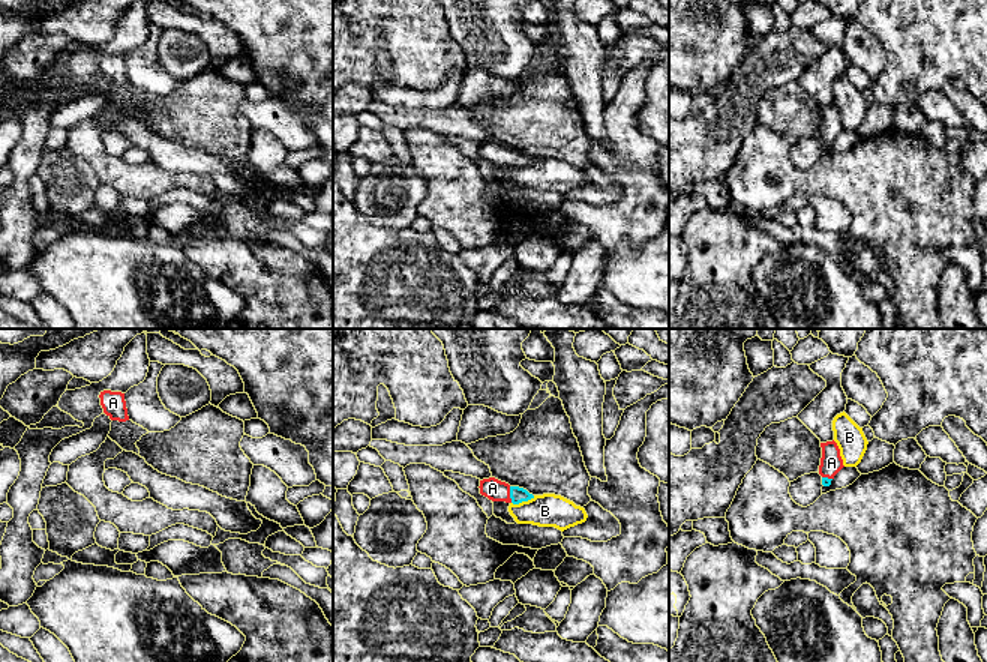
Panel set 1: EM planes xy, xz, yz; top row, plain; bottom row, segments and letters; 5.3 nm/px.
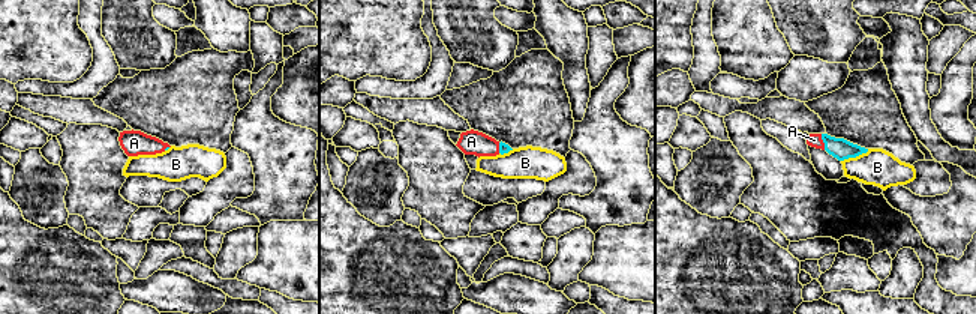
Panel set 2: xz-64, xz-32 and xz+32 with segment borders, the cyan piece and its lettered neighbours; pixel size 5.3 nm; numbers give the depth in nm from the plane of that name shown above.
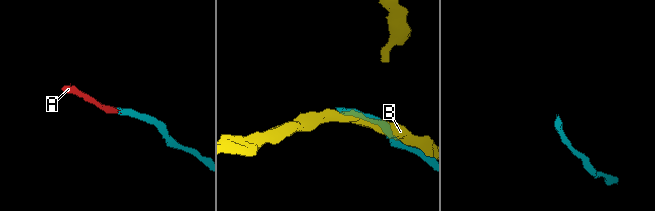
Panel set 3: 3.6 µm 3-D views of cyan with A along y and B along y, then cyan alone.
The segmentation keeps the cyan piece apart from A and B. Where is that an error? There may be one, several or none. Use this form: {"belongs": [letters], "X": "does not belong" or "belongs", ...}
{"belongs": ["A"], "A": "belongs", "B": "does not belong"}

